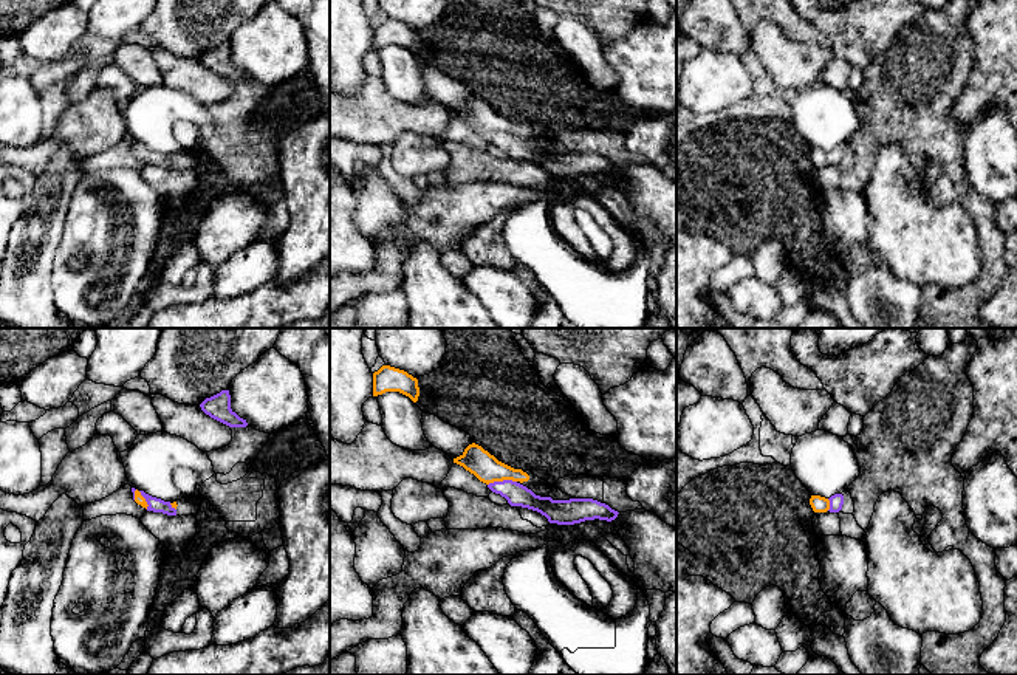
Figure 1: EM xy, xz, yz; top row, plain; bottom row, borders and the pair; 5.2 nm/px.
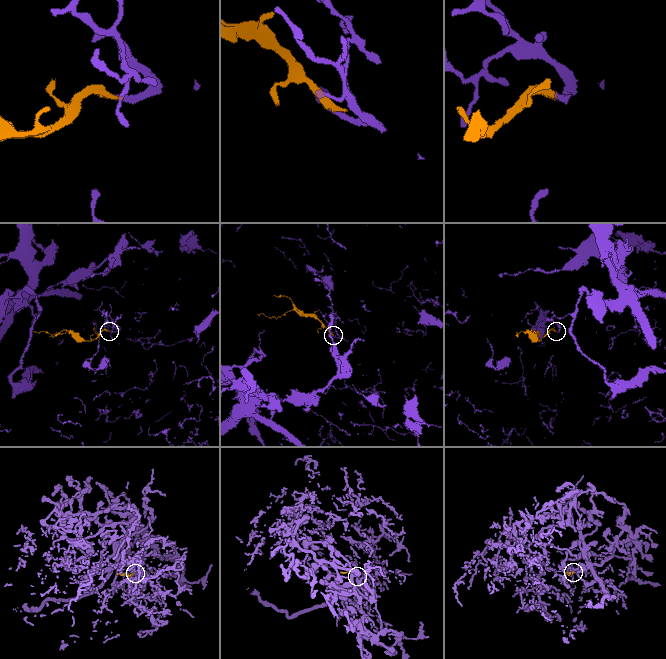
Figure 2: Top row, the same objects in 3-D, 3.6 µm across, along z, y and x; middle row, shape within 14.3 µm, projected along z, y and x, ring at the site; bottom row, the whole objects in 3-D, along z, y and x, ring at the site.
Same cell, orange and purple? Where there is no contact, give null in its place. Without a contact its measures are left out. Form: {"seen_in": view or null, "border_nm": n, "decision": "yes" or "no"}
{"seen_in": "xz", "border_nm": 150, "decision": "yes"}

